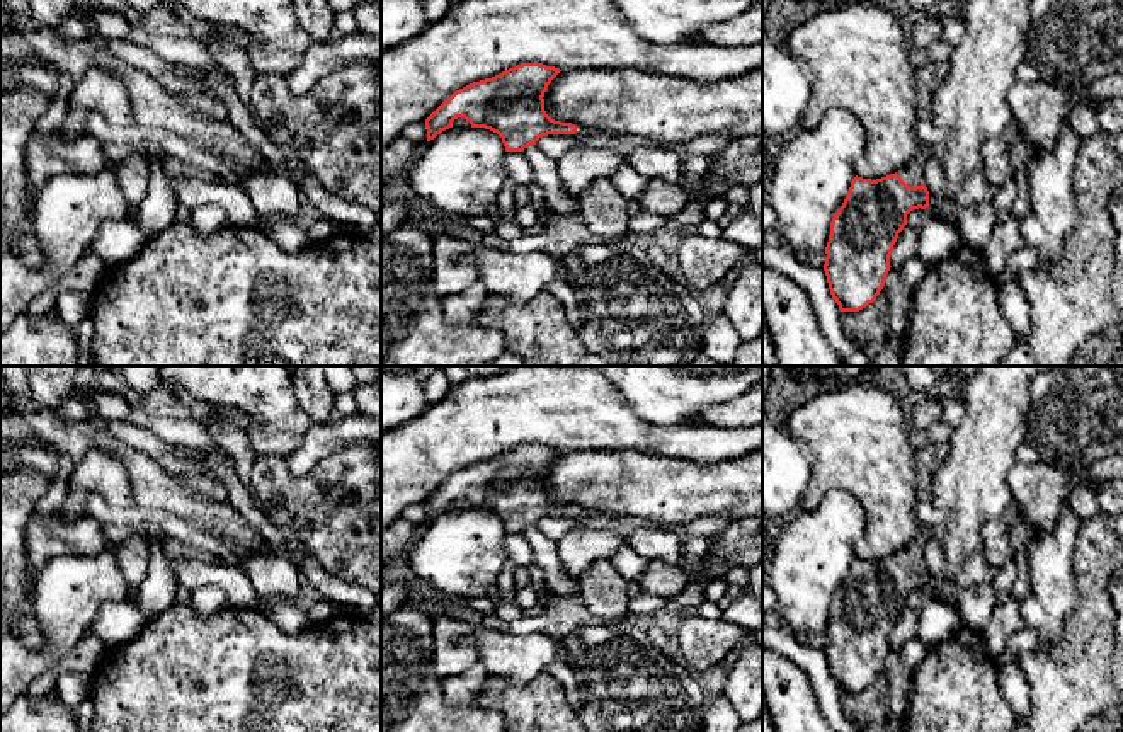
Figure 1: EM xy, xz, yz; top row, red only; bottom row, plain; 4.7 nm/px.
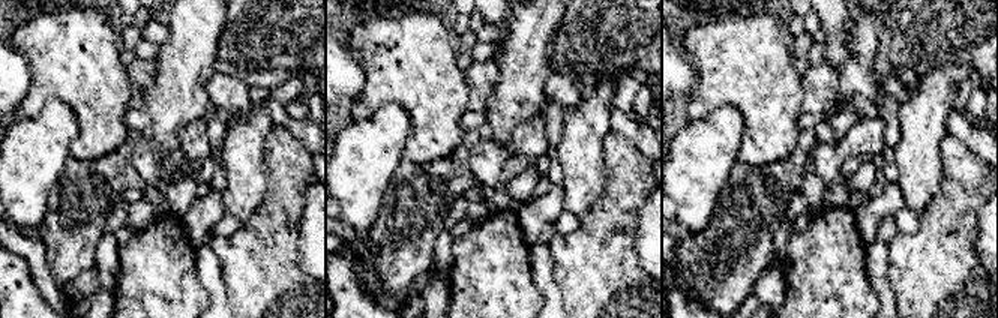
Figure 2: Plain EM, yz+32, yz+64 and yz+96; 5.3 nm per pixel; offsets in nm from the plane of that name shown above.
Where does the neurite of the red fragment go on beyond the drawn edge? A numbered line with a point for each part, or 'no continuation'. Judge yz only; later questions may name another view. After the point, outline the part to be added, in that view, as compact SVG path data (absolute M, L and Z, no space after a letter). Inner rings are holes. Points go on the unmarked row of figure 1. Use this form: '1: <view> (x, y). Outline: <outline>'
1: yz (912, 555). Outline: M921 526L917 536L897 555L910 569L924 565L924 546L931 536L932 536L932 529L927 526Z

